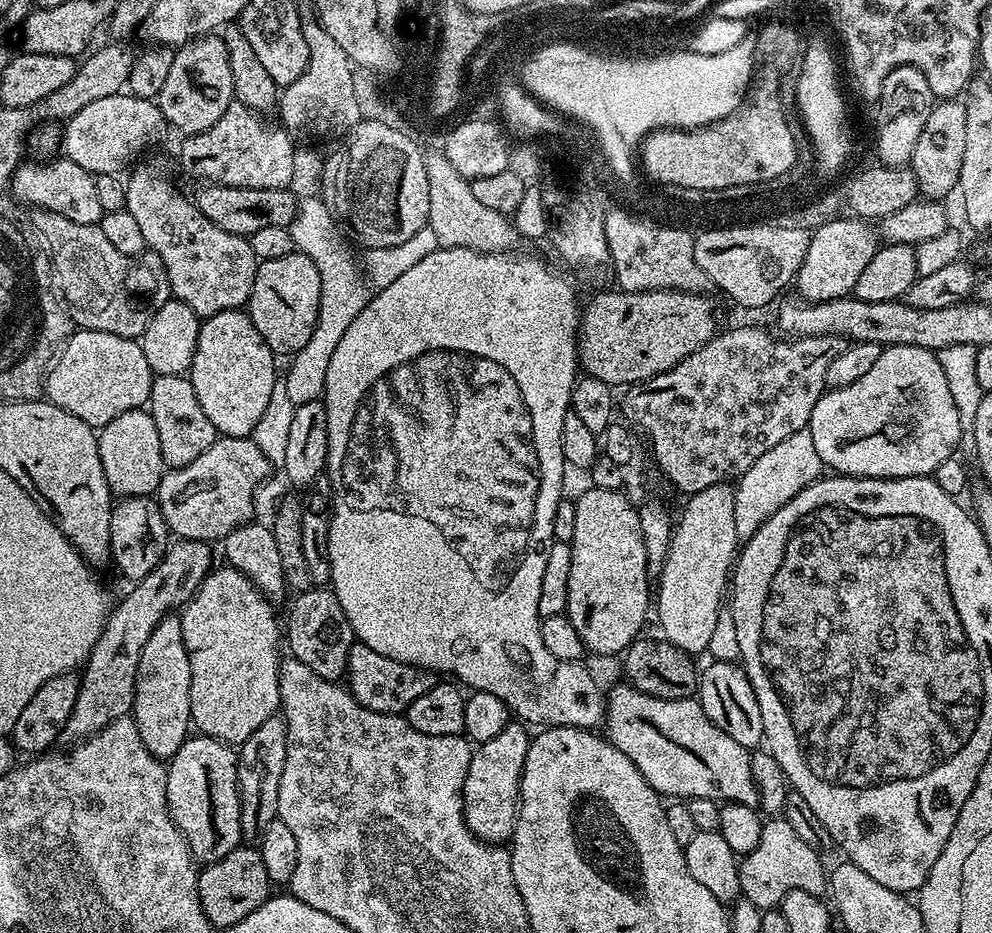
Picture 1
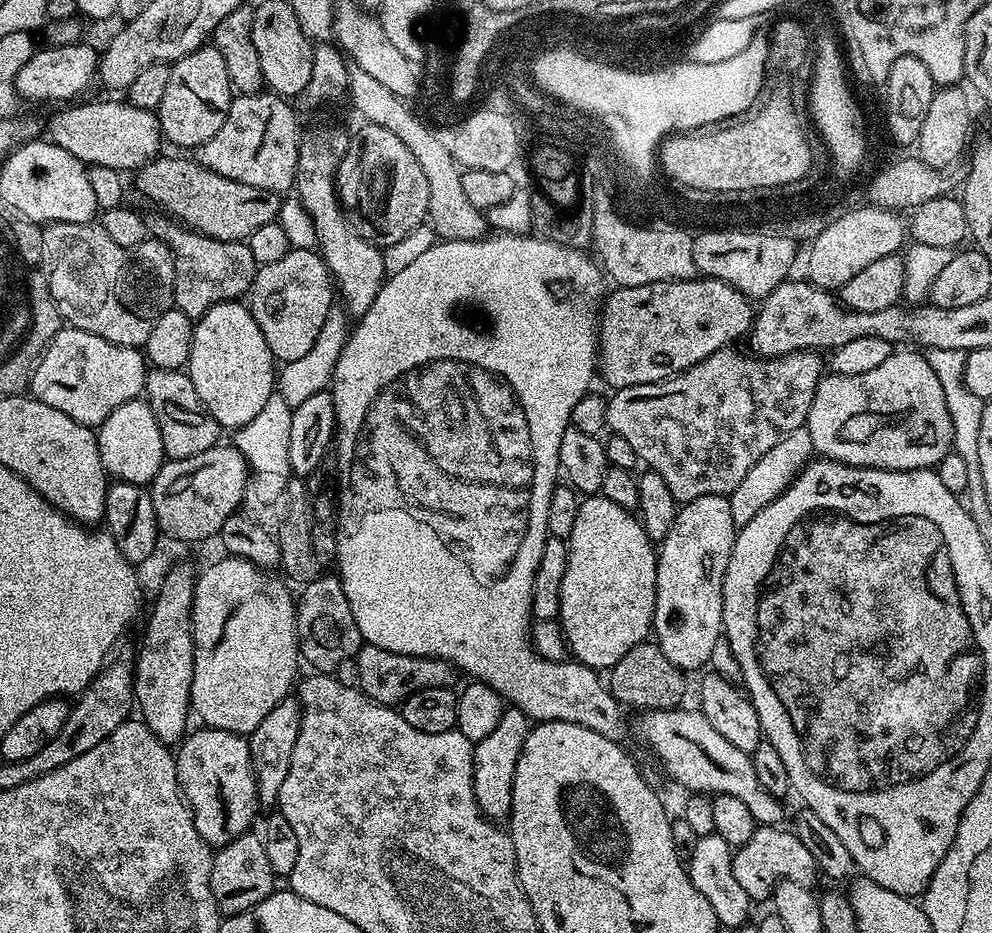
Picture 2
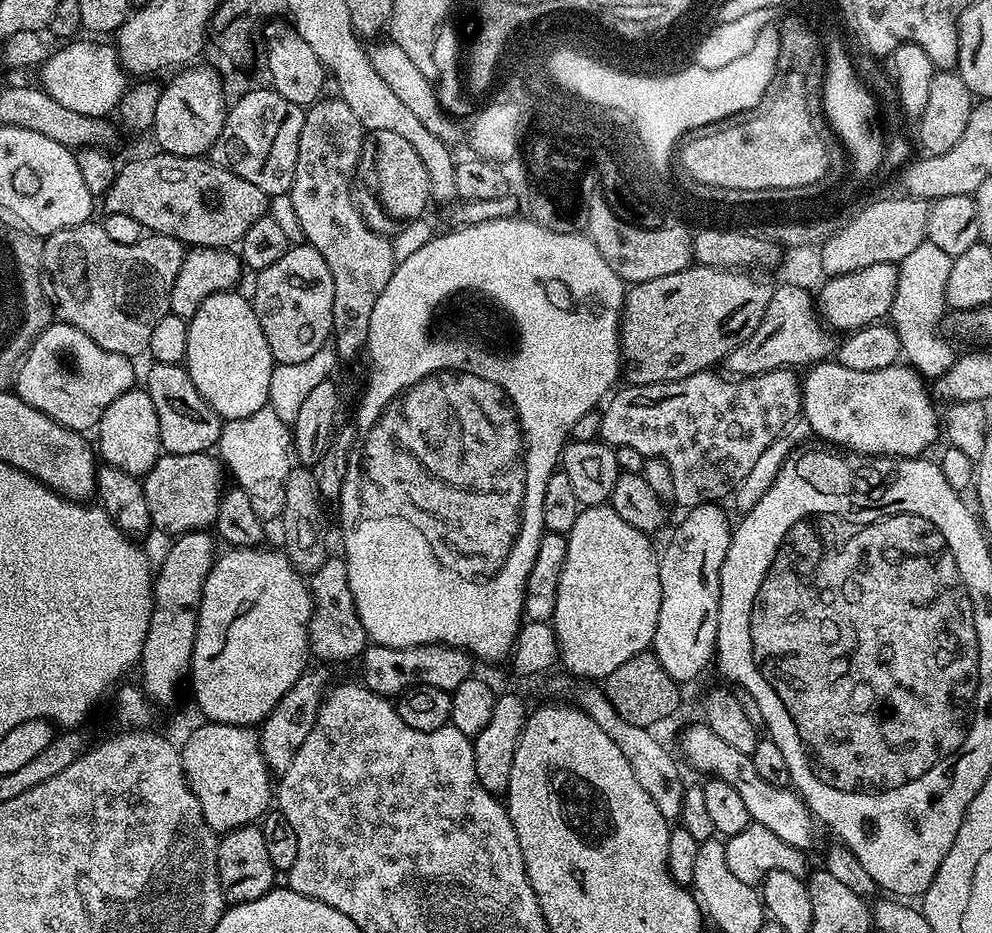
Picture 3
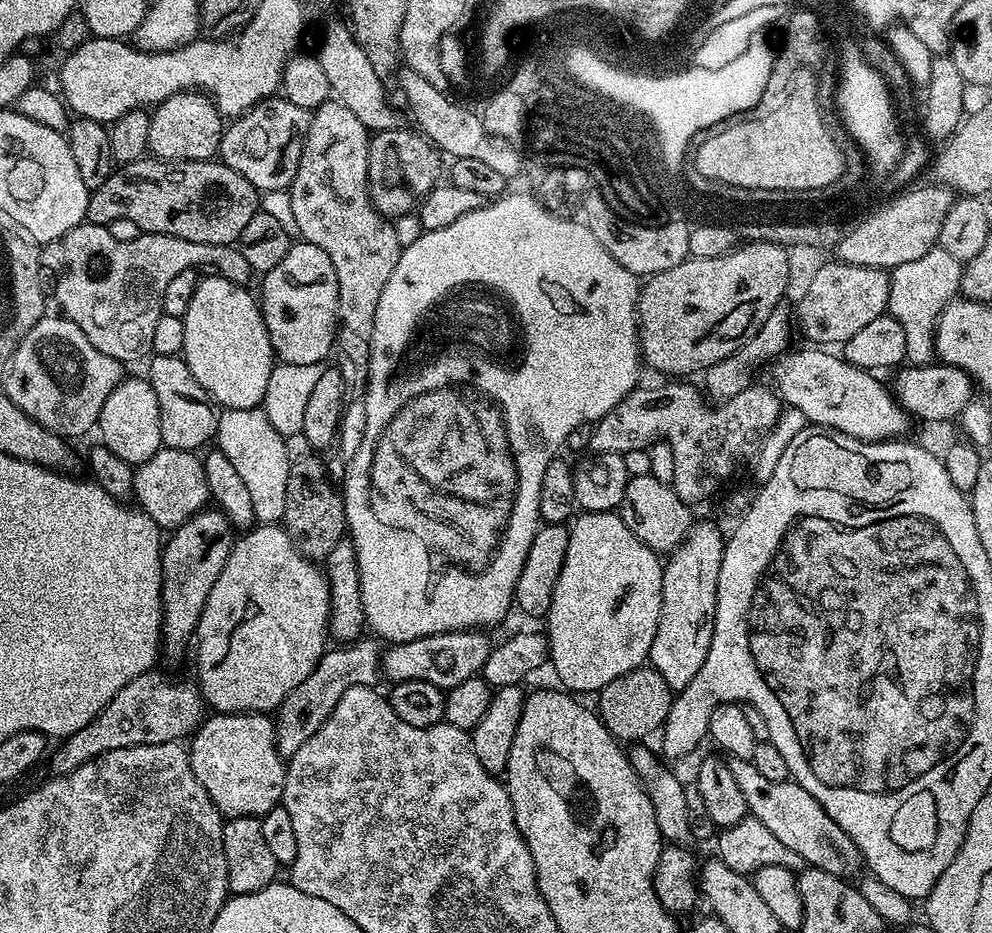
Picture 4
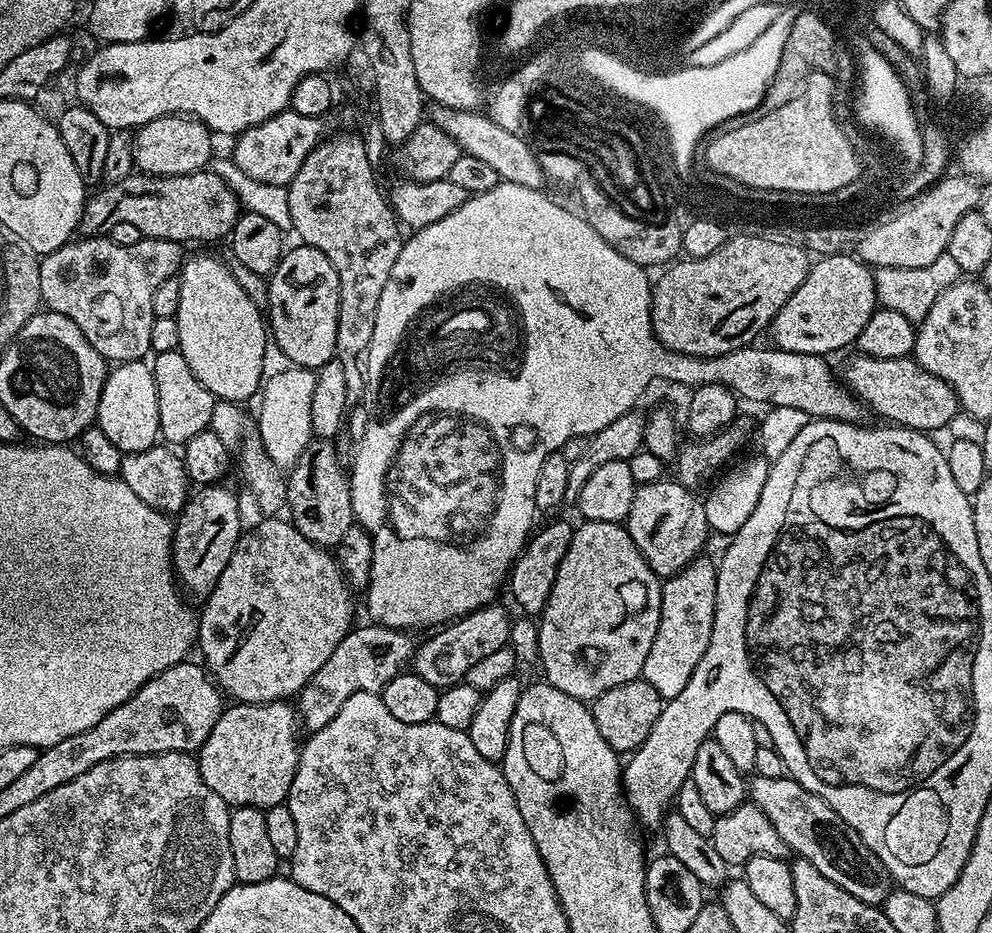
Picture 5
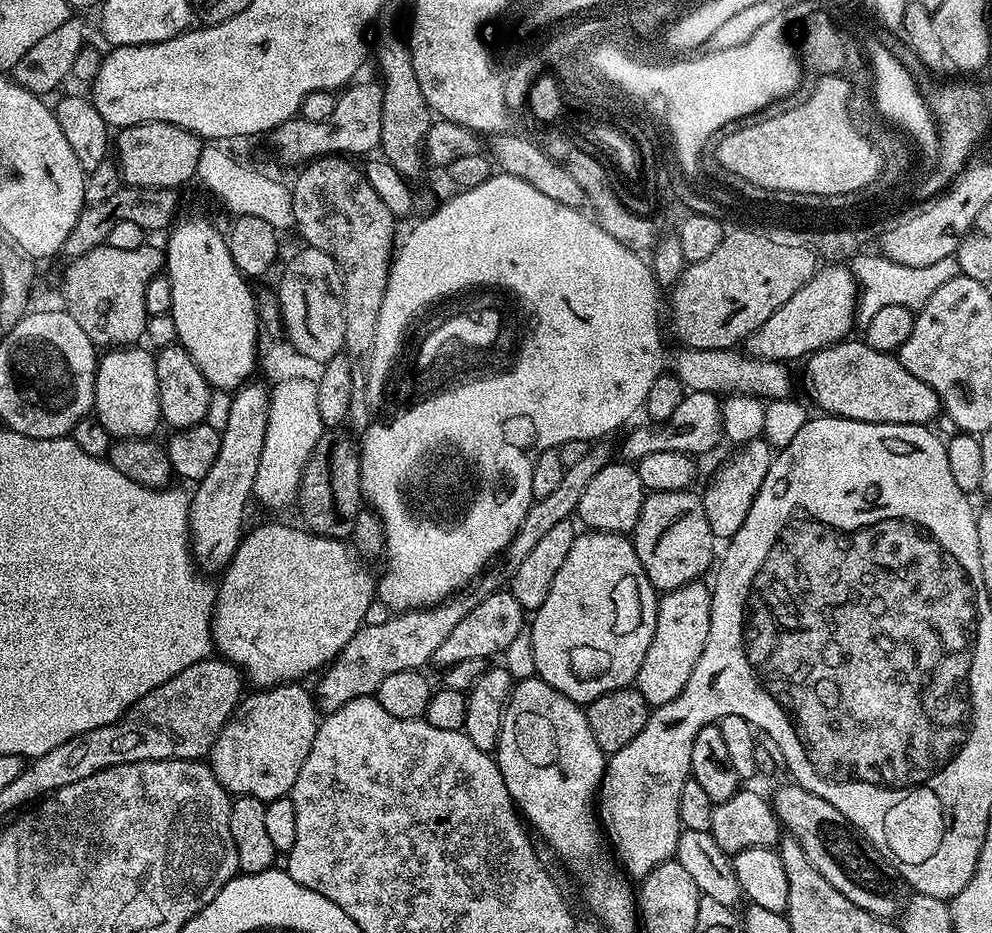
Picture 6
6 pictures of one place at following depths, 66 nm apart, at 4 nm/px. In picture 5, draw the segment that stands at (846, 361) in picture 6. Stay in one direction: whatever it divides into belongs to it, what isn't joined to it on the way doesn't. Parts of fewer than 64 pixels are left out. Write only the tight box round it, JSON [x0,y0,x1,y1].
[842,354,958,434]

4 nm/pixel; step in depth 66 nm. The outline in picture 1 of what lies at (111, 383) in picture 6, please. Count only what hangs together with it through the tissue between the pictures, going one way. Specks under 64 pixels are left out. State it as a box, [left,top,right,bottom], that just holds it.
[98,408,166,498]

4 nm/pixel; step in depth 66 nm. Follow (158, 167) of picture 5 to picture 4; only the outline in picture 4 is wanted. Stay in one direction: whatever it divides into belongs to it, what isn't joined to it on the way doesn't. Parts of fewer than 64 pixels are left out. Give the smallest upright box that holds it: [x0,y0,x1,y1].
[148,92,226,160]

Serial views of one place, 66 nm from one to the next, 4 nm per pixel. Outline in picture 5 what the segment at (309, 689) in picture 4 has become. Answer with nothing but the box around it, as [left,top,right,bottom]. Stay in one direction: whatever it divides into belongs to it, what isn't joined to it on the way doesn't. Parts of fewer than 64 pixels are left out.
[294,622,414,734]

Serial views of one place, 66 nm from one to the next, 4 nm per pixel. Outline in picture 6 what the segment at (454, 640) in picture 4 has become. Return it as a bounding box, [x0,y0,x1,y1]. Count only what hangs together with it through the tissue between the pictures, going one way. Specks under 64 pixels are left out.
[434,590,526,666]

